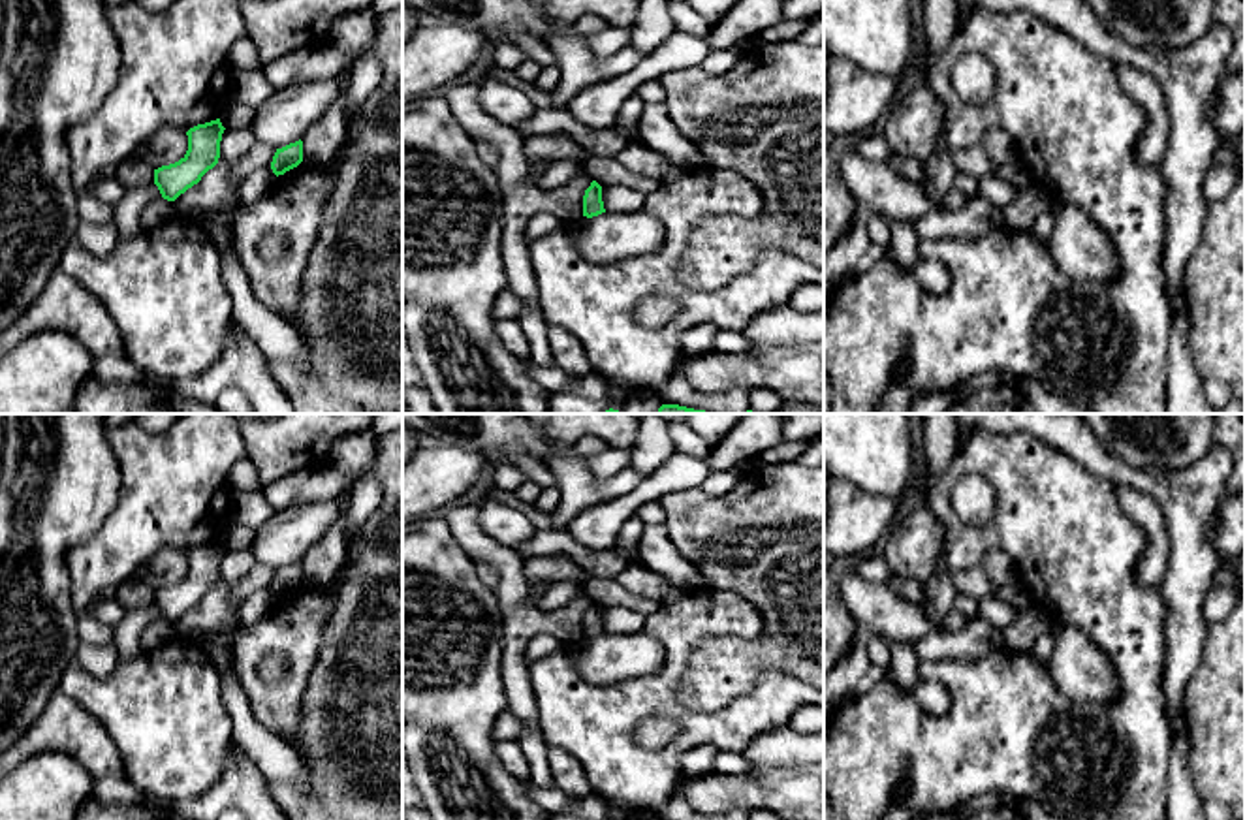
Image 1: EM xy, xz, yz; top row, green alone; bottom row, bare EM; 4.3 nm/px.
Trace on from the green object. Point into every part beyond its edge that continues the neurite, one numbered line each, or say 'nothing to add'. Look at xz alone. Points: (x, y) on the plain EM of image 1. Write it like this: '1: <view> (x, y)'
nothing to add

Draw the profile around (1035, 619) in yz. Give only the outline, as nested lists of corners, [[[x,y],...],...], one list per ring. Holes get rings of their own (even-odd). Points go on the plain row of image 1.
[[[1032,600],[1023,611],[1017,611],[1016,621],[1002,630],[1004,647],[1019,653],[1031,653],[1036,639],[1051,630],[1051,624],[1051,613]]]

